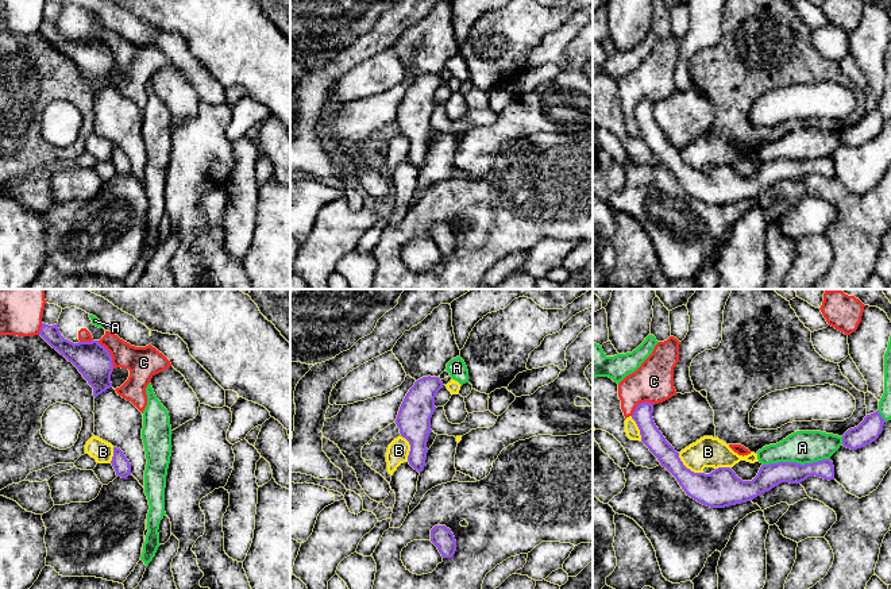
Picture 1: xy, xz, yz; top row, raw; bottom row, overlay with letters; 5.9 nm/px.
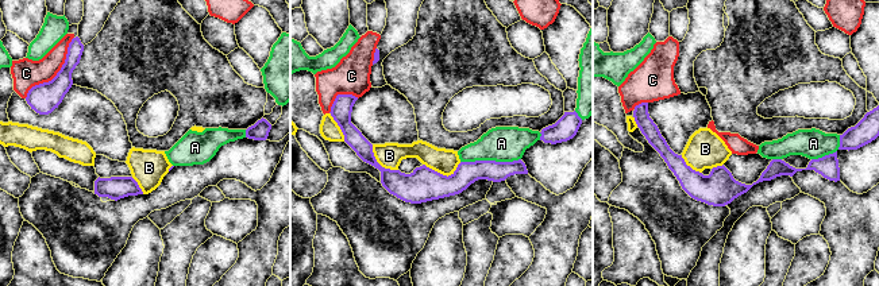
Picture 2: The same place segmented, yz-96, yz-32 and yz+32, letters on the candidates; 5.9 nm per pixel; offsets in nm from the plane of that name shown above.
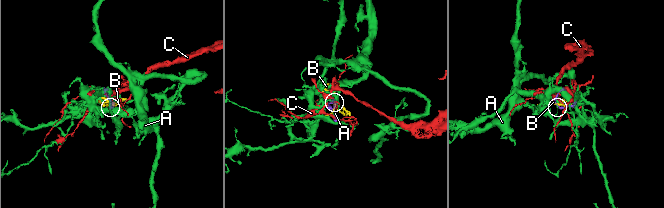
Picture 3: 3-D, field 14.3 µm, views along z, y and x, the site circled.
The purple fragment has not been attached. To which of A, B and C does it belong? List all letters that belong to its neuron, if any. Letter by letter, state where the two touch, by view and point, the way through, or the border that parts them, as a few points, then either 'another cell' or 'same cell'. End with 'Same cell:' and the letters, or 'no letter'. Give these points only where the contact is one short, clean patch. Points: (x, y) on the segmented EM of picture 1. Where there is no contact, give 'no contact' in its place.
A: contact yz (795, 462); another cell
B: contact yz (686, 468); another cell
C: contact xy (111, 357); another cell
Same cell: no letter

